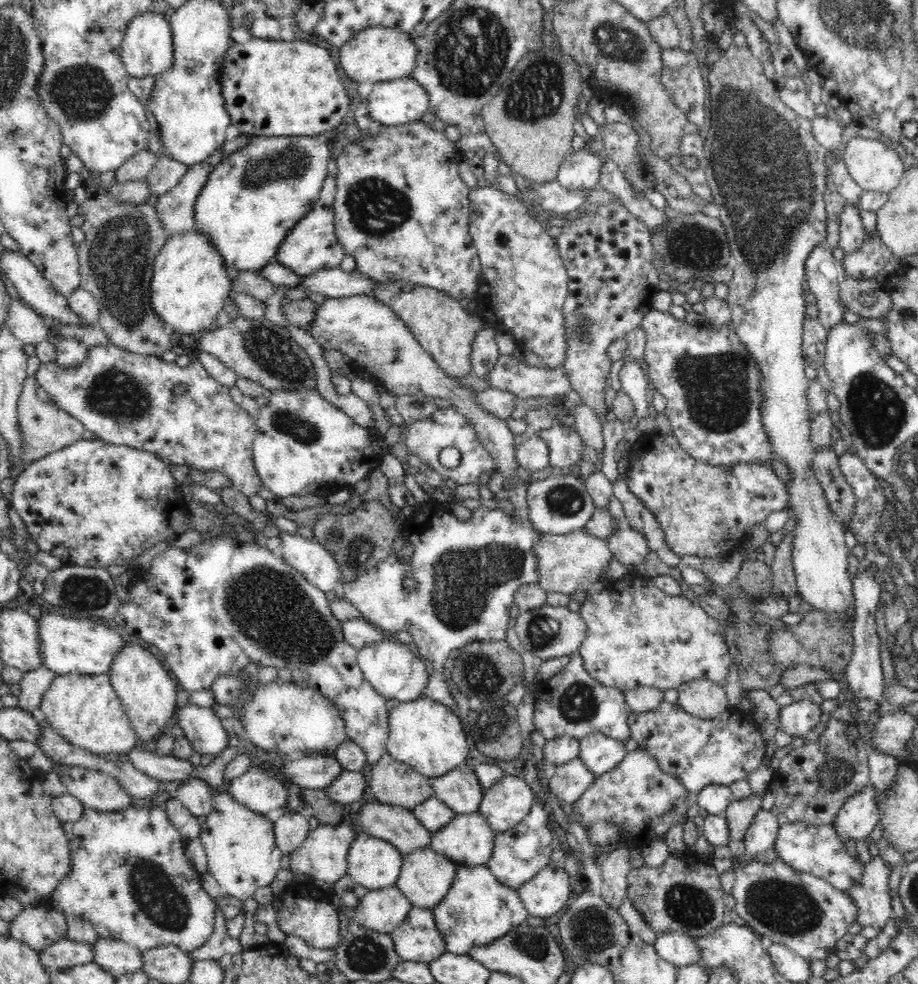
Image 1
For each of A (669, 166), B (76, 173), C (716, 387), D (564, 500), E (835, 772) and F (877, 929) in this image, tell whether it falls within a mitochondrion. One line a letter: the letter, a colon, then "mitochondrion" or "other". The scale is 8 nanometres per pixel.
A: other
B: other
C: mitochondrion
D: mitochondrion
E: mitochondrion
F: other

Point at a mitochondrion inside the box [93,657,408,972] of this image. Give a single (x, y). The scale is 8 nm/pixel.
(156, 894)

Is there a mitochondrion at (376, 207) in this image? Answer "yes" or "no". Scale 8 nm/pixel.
yes

